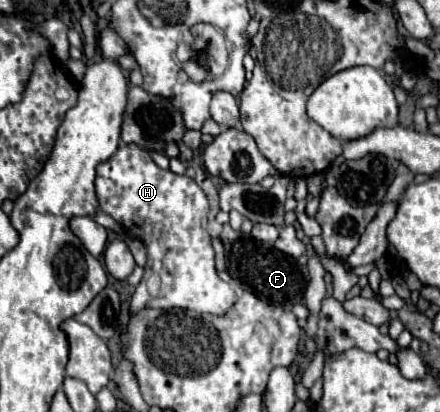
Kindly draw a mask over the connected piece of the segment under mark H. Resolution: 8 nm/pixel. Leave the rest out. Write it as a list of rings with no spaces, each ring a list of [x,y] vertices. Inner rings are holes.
[[[121,144],[119,150],[107,162],[101,162],[97,166],[95,188],[97,188],[97,198],[99,198],[101,210],[105,214],[113,216],[119,224],[123,224],[123,228],[127,230],[129,236],[143,240],[143,244],[147,246],[145,280],[141,280],[141,284],[137,286],[137,290],[133,294],[131,314],[137,314],[143,308],[163,308],[163,310],[187,308],[187,310],[201,312],[201,314],[207,312],[207,314],[215,314],[215,316],[225,316],[229,312],[229,308],[233,308],[233,304],[237,302],[237,294],[227,282],[223,282],[217,276],[211,236],[207,234],[209,204],[207,204],[207,196],[195,184],[195,180],[191,180],[189,176],[173,174],[171,170],[161,170],[153,162],[149,152],[141,152],[141,148],[137,148],[135,144]],[[153,274],[159,274],[159,278],[161,278],[161,290],[159,290],[157,298],[149,296],[149,292],[147,292],[147,280]]]

